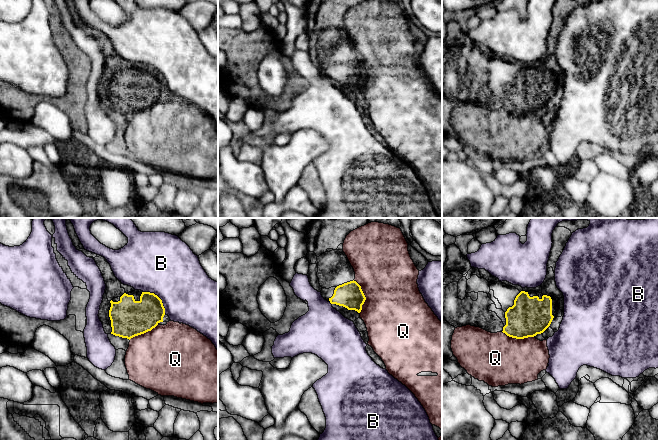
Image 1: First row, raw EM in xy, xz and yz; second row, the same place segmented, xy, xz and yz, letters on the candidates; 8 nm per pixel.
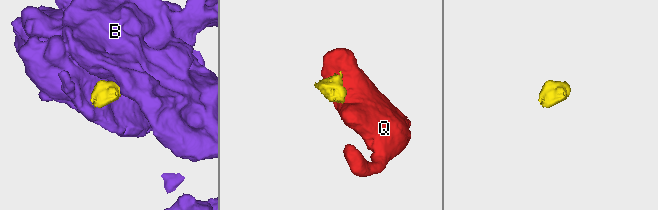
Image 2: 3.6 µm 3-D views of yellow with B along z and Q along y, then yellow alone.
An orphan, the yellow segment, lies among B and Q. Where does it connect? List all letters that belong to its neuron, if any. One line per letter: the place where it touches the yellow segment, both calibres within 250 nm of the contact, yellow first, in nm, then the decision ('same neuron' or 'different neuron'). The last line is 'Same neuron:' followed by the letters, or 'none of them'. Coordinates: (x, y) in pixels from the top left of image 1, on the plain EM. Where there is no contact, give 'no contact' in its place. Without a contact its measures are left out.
B: xy (159, 74) | 280/460 nm | different neuron
Q: xz (364, 72) | 200/460 nm | same neuron
Same neuron: Q

